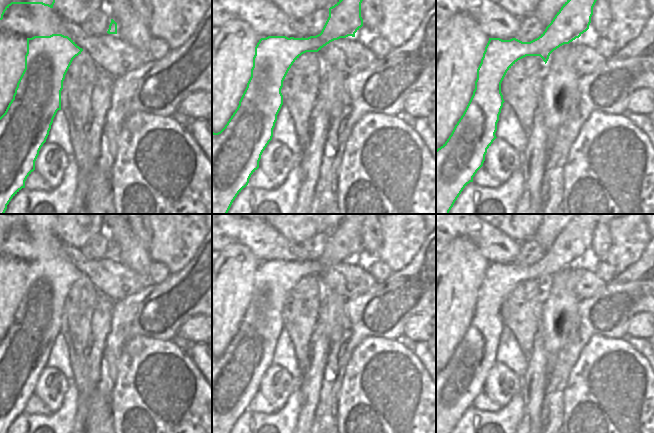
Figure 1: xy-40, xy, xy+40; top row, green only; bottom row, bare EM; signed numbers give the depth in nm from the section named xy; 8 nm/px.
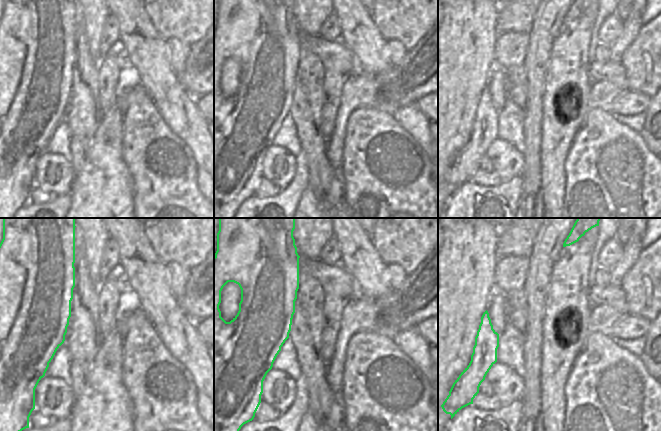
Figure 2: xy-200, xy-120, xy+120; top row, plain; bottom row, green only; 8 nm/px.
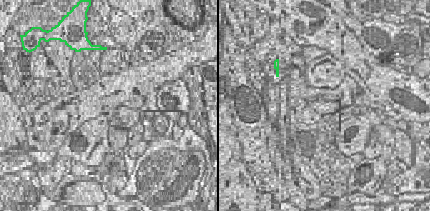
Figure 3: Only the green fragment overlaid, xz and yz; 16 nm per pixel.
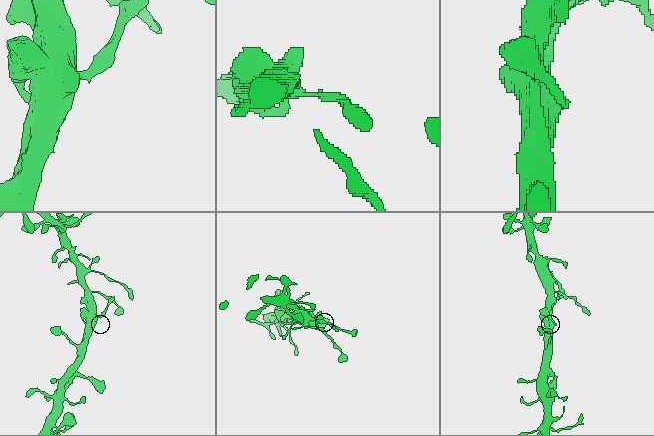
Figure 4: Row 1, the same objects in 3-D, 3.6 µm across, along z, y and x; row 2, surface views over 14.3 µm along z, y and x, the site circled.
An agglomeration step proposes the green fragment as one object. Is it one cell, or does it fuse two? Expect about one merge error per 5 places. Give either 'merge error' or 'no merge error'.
no merge error

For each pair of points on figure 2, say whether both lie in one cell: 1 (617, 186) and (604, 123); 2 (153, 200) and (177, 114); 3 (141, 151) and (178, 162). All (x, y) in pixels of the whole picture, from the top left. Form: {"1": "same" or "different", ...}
{"1": "same", "2": "different", "3": "same"}

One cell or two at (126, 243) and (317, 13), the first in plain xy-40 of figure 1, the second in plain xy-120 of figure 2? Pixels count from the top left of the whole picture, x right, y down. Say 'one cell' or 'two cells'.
two cells

